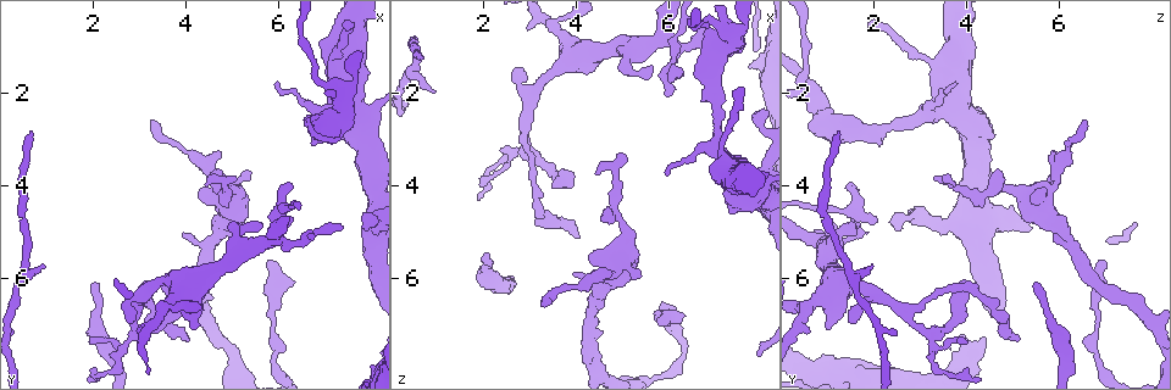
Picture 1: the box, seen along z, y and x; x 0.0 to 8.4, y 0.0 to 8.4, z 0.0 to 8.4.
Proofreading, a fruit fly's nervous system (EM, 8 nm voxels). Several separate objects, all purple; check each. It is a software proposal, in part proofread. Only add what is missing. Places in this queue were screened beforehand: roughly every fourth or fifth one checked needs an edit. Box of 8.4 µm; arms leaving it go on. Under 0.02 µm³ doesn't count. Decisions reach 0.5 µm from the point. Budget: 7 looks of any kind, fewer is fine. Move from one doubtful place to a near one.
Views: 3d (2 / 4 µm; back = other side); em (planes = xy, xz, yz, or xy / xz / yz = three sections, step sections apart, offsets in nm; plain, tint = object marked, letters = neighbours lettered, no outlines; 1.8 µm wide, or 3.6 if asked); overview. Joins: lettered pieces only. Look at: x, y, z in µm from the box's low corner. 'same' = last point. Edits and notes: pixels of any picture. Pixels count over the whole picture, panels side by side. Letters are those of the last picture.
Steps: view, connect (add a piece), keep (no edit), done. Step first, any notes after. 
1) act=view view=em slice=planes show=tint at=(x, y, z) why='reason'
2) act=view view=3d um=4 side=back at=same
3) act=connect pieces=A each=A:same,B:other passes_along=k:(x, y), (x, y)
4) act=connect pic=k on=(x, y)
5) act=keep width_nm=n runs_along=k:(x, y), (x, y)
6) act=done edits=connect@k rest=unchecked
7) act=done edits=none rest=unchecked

act=view view=em slice=xy step=8 show=letters at=(3.50, 6.10, 4.00) why='branch stops here'

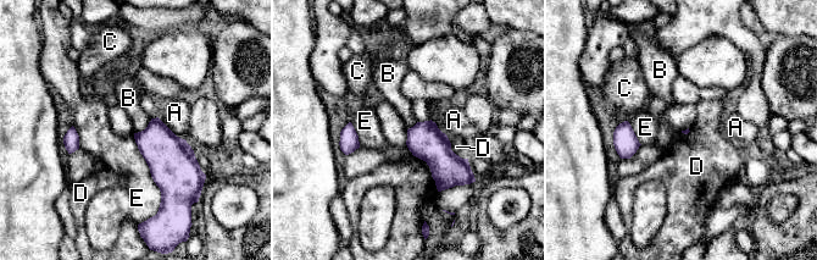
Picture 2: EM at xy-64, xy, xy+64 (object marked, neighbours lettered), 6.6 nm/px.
act=keep longest_contact=E:500nm each=A:other,B:other,C:other,D:other,E:other found='none of them fits'

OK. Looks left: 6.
act=view view=em slice=planes show=letters at=(4.00, 7.35, 5.15) why='long arm stops here'

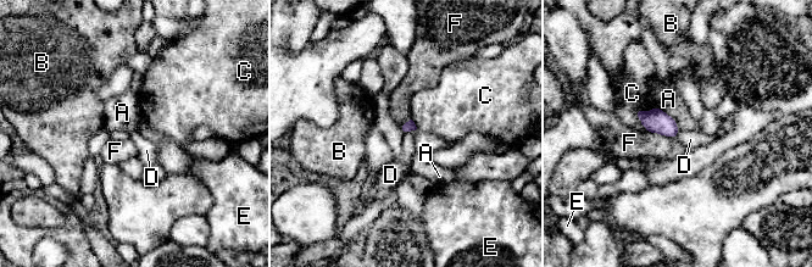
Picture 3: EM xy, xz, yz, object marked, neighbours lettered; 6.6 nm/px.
act=keep each=A:other,B:other,C:other,D:other,E:other,F:other border=3:(416, 128), (404, 132) found='no lettered piece goes on from it'

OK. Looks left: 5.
act=view view=em um=3.6 slice=planes show=tint at=(6.00, 4.75, 1.65) why='abrupt turn'

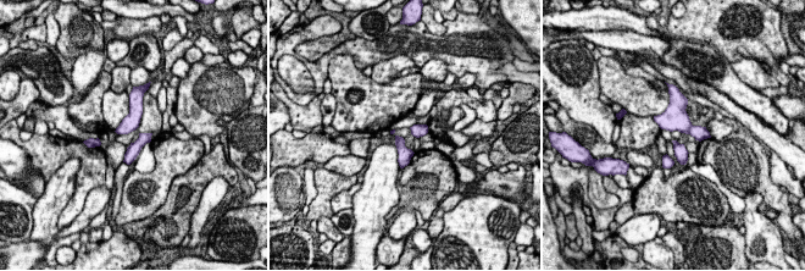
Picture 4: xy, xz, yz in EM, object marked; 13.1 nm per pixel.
act=view view=em um=3.6 slice=planes show=letters at=same why='what lies round it'

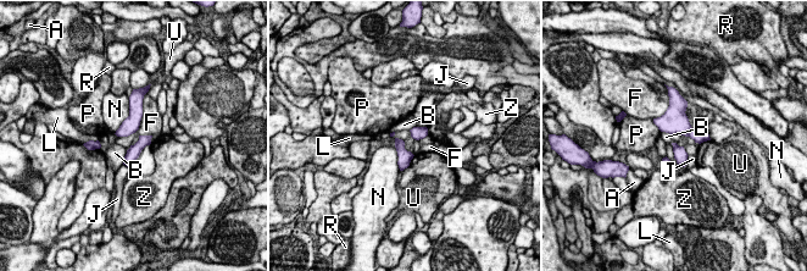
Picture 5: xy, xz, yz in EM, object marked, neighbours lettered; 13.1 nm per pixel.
act=keep each=A:other,B:other,F:other,J:other,L:other,N:other,P:other,R:other,U:other,Z:other found='no lettered piece goes on from it'

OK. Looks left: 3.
act=done edits=none rest=unchecked

